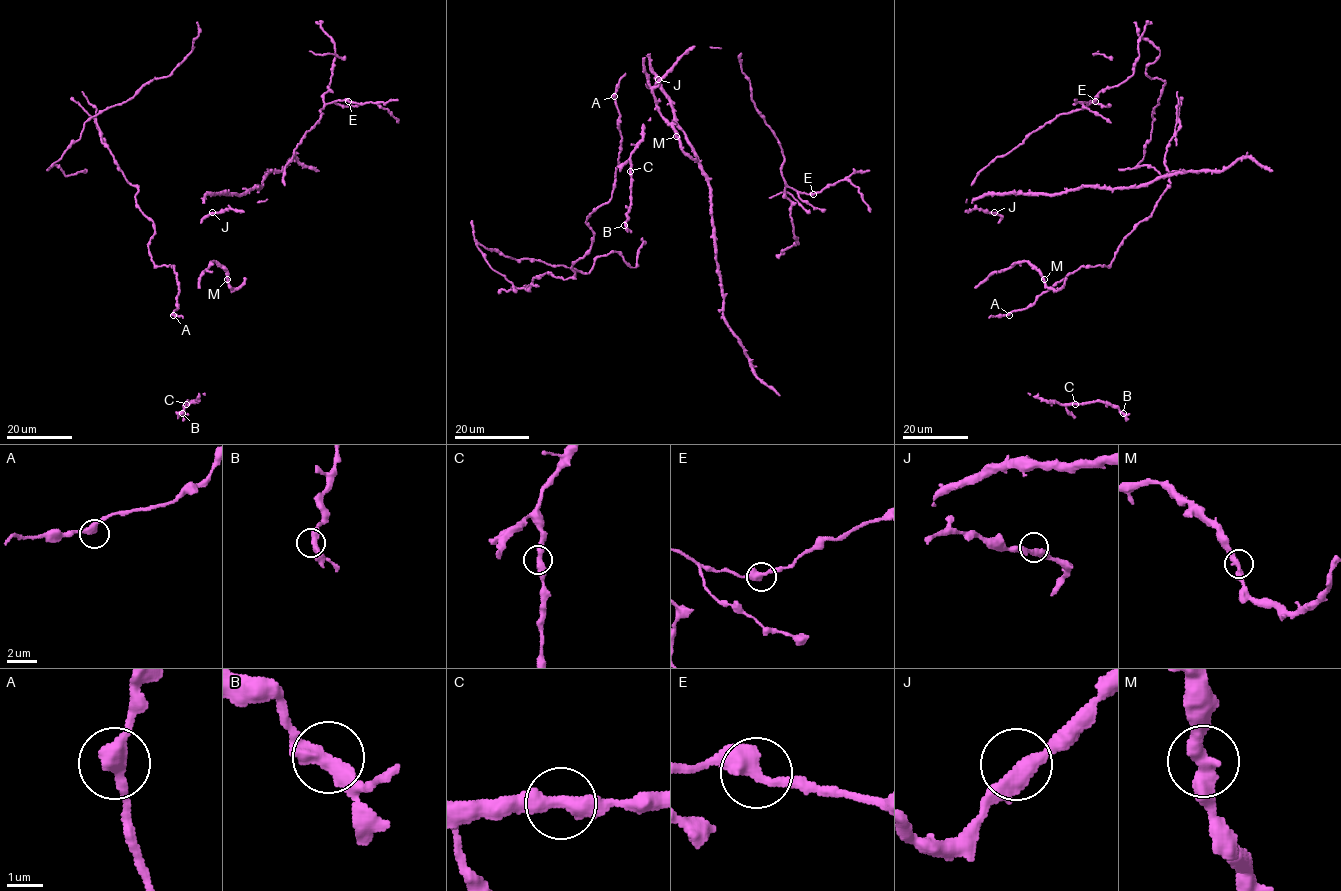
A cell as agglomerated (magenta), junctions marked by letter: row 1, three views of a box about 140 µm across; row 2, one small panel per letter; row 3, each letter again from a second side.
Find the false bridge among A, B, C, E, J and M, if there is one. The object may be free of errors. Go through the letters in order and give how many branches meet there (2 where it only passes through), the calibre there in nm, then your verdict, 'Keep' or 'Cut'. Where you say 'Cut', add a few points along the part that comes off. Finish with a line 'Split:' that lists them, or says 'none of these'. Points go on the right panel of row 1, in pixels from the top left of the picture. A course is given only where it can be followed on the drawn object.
A: Branches: 2. Thickness 380 nm. Keep
B: Branches: 2. Thickness 420 nm. Keep
C: Branches: 2. Thickness 400 nm. Keep
E: Branches: 2. Thickness 440 nm. Keep
J: Branches: 2. Thickness 440 nm. Keep
M: Branches: 2. Thickness 400 nm. Keep
Split: none of these

